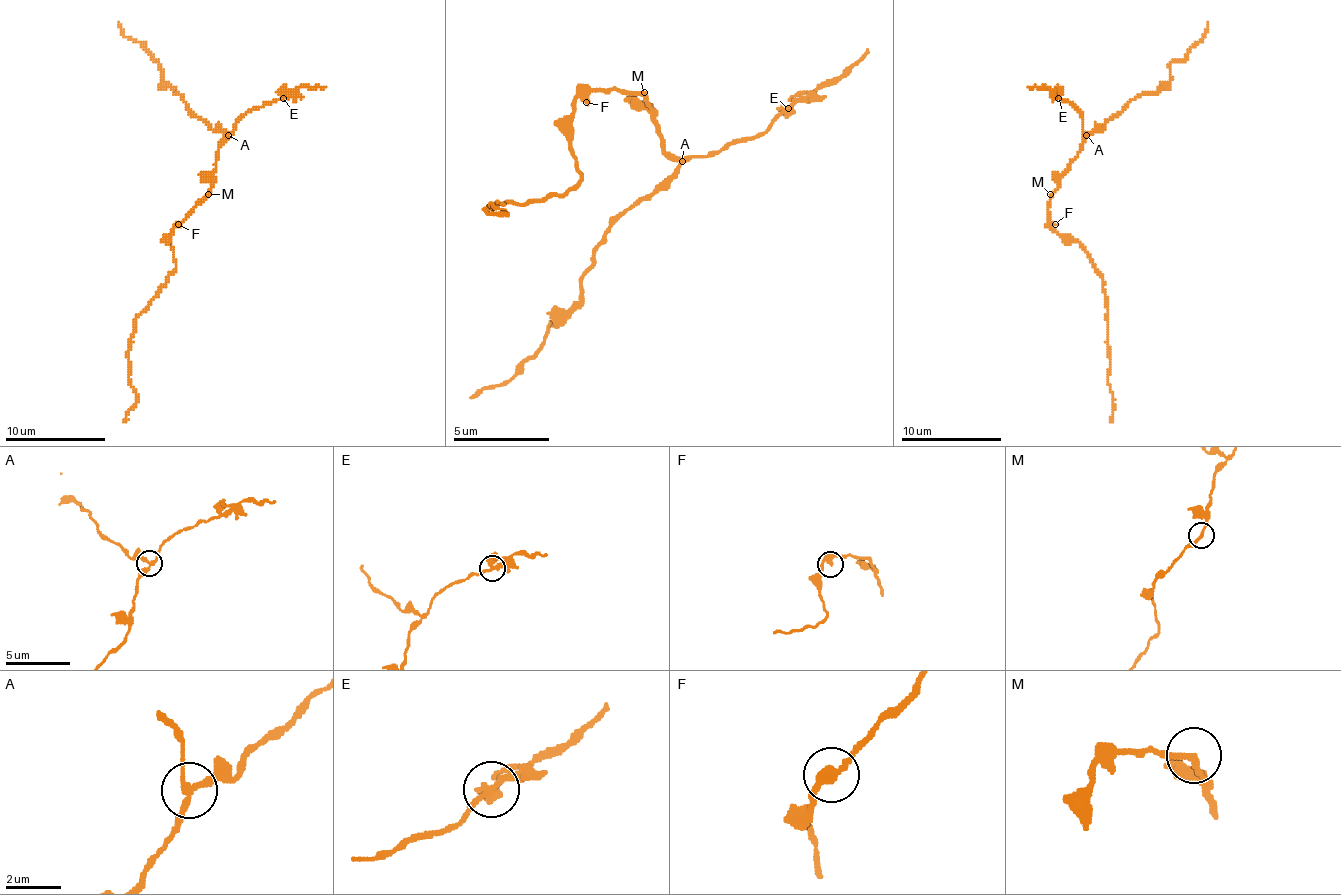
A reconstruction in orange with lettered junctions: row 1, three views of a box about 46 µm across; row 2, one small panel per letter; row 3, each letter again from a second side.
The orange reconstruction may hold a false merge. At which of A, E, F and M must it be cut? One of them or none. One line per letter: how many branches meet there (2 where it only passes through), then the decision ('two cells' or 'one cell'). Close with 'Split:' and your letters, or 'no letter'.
A: 3 | two cells
E: 3 | one cell
F: 2 | one cell
M: 2 | one cell
Split: A

